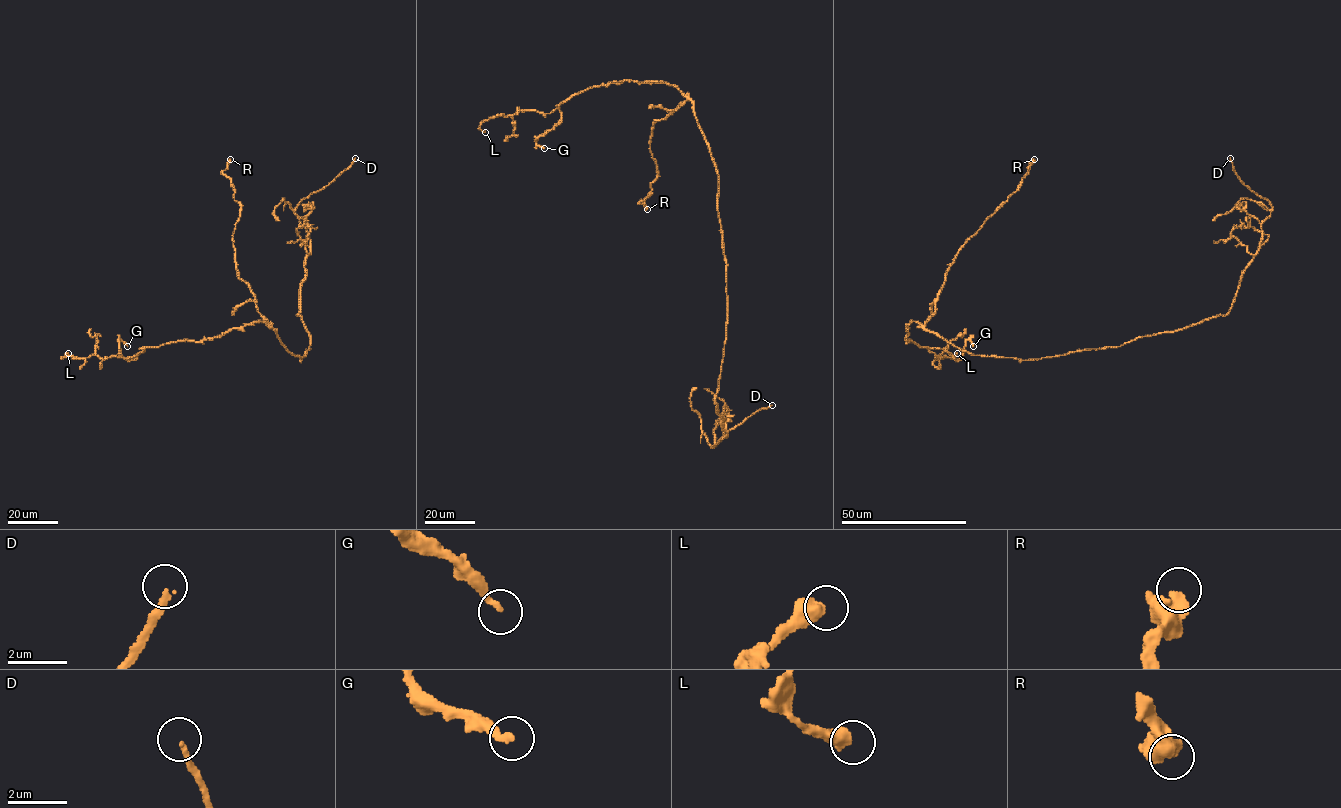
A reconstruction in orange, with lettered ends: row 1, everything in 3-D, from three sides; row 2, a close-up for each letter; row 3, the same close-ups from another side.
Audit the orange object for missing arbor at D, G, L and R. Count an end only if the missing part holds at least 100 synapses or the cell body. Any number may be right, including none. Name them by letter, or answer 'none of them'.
D

